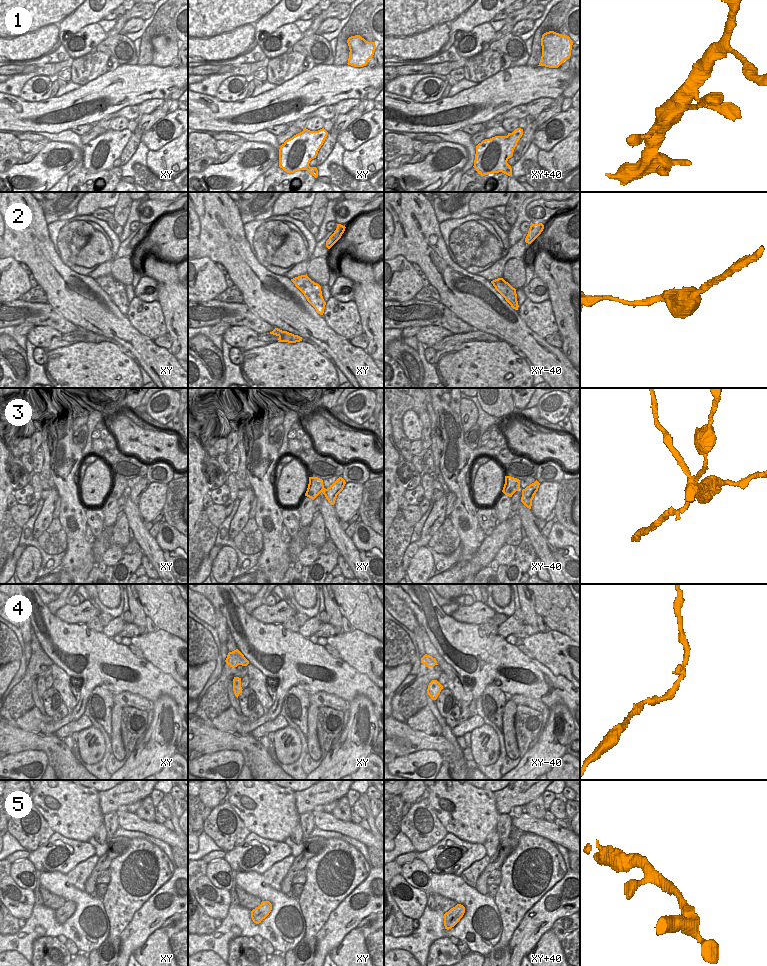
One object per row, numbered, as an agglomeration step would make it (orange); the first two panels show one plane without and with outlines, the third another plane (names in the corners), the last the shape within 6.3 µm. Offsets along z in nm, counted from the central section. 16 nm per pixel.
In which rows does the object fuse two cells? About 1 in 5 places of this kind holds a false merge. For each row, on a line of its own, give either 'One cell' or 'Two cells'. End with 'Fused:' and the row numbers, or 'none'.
1: One cell
2: One cell
3: Two cells
4: One cell
5: One cell
Fused: 3

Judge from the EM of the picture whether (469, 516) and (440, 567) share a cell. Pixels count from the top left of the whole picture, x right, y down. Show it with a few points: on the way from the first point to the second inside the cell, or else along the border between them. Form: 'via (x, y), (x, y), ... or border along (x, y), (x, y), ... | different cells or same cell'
border along (461, 544), (459, 559) | different cells

